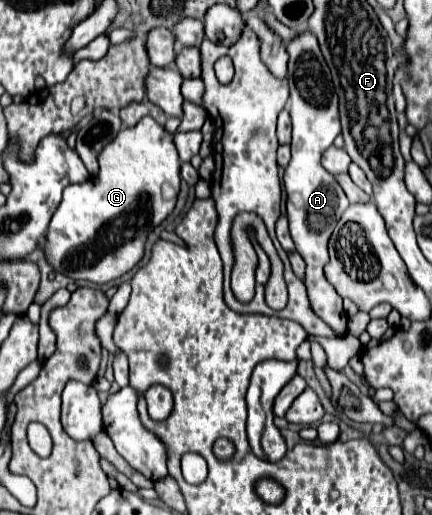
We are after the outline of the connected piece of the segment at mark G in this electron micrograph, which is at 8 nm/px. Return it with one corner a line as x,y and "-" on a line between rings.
144,116
132,128
120,130
120,134
98,154
98,162
100,172
96,178
88,178
82,184
70,184
64,190
62,202
48,226
48,242
44,244
44,252
56,272
62,272
72,280
108,284
130,272
142,260
148,232
162,224
174,210
182,178
174,136
150,116

